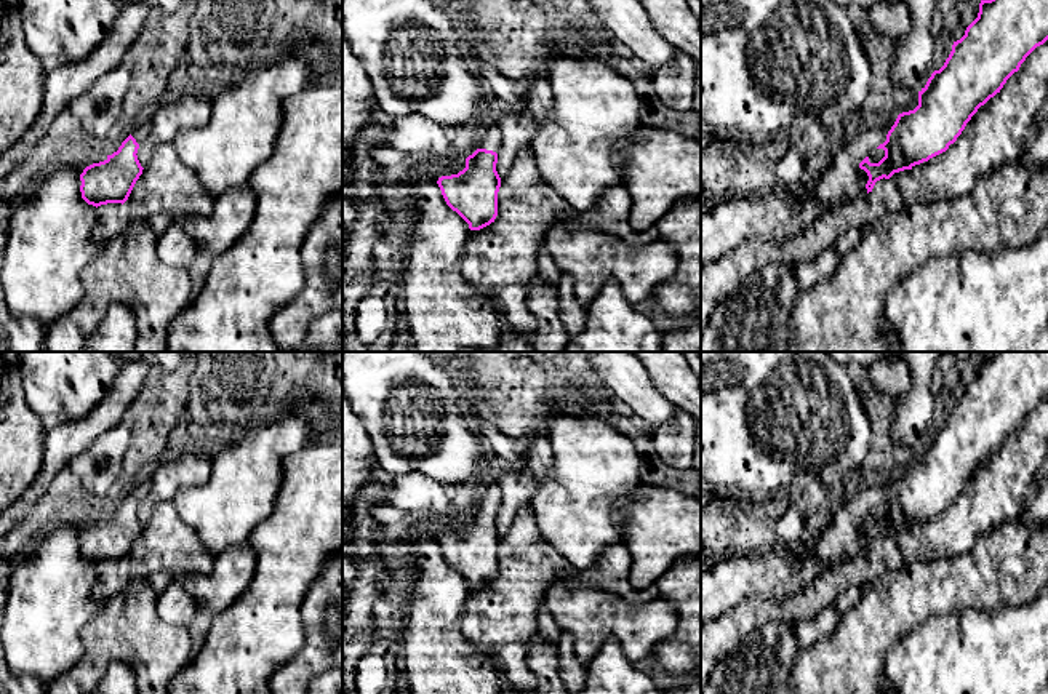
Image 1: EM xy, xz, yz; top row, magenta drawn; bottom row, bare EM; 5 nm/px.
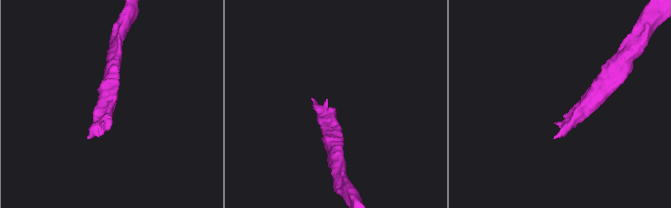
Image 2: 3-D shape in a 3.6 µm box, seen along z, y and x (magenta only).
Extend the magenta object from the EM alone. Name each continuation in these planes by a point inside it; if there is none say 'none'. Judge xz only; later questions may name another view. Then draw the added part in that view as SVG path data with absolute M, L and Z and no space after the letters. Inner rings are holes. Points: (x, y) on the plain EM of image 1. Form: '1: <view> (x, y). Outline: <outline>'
1: xz (492, 499). Outline: M490 477L485 481L486 481L485 494L478 507L493 509L498 512L501 505L501 489L498 486L496 477Z

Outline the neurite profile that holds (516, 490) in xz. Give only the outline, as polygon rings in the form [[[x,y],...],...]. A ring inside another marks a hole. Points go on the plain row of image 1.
[[[498,475],[496,481],[501,489],[496,529],[504,537],[520,507],[531,502],[538,485],[528,475]]]

